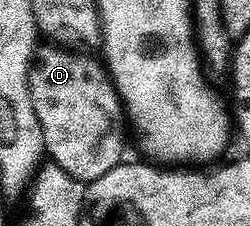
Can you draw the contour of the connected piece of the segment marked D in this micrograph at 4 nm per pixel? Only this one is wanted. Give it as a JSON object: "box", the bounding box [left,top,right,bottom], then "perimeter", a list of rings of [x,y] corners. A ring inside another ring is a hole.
{"box":[27,44,125,184],"perimeter":[[[58,44],[40,45],[31,60],[31,70],[27,74],[33,112],[37,116],[37,124],[41,124],[46,157],[54,165],[69,172],[69,176],[84,184],[97,180],[97,176],[105,176],[109,168],[113,168],[125,158],[123,154],[125,107],[119,100],[119,94],[115,90],[115,84],[107,72],[106,65],[98,57],[90,58],[87,54],[90,53],[80,52],[75,48],[64,48]]]}

